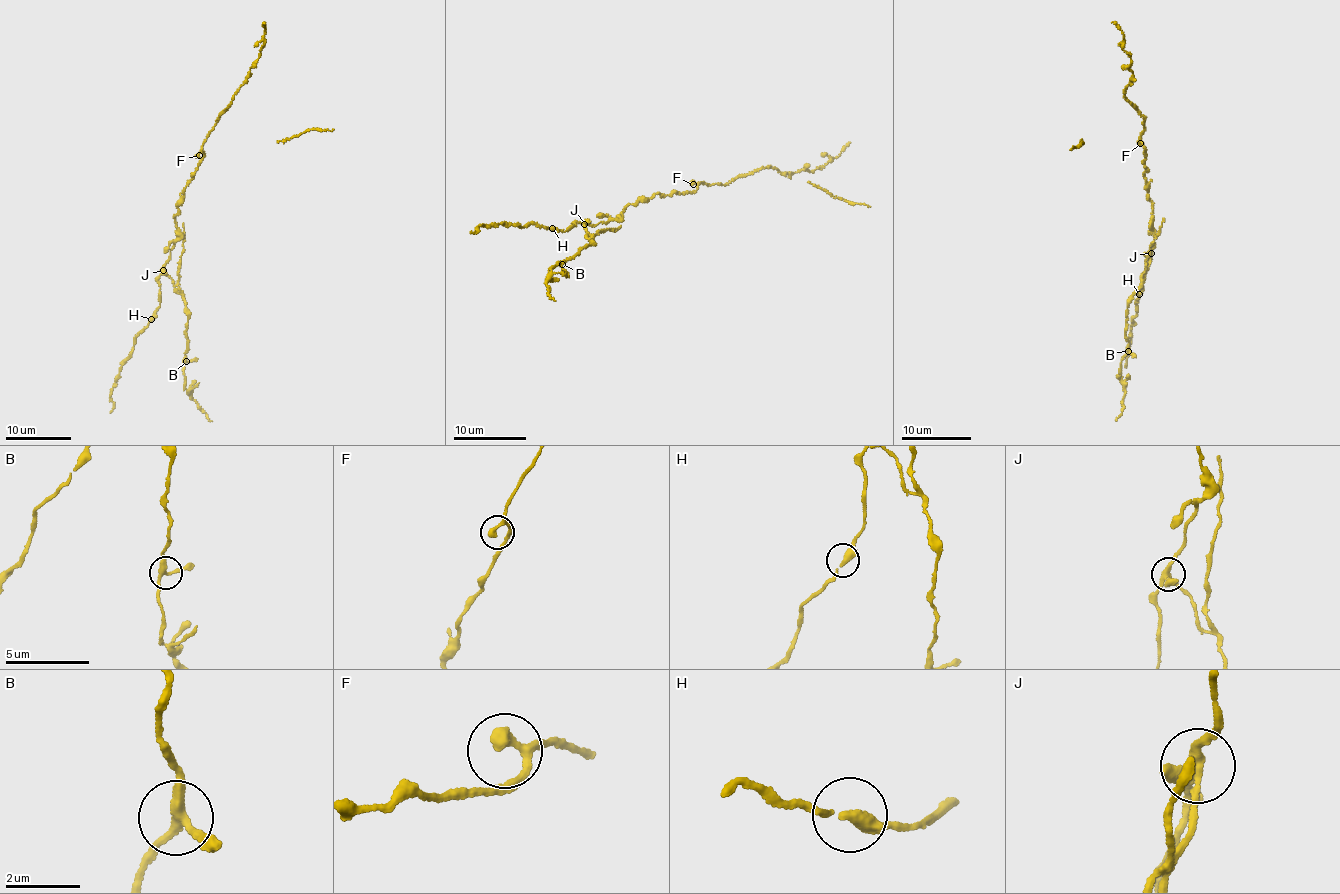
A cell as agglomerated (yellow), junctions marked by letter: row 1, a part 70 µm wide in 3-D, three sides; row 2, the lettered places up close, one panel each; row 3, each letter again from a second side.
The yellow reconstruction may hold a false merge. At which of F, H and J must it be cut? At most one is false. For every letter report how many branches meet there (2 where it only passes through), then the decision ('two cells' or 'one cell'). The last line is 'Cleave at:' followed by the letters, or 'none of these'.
F: 2 branches meet; one cell
H: 2 branches meet; one cell
J: 3 branches meet; two cells
Cleave at: J

